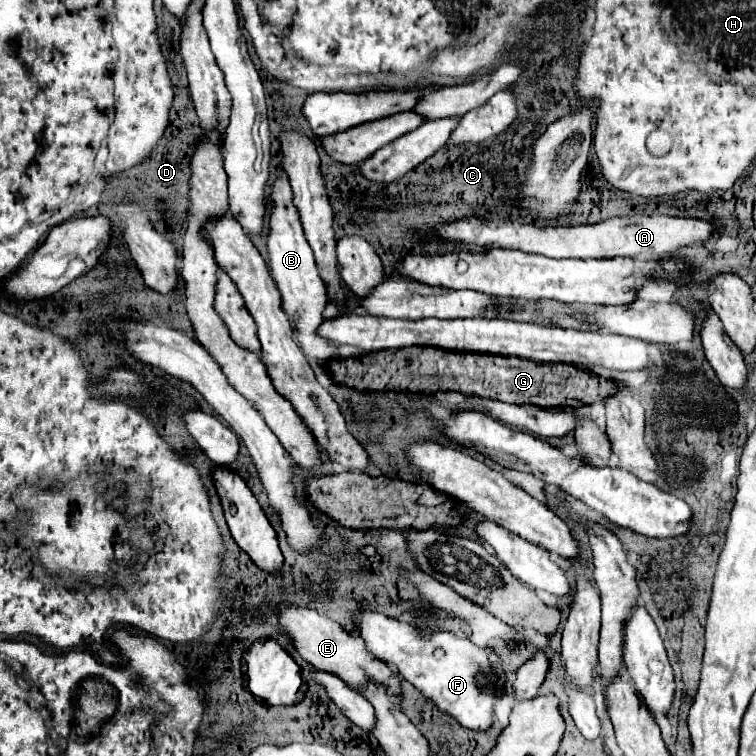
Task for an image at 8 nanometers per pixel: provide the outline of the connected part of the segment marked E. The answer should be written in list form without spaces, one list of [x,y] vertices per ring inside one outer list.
[[[281,606],[279,610],[281,610],[281,614],[279,614],[281,628],[285,628],[291,634],[297,652],[307,662],[311,662],[317,670],[333,672],[335,676],[339,676],[345,684],[349,684],[355,690],[363,688],[367,682],[375,680],[377,684],[385,686],[389,696],[401,694],[399,676],[383,660],[379,660],[365,648],[365,642],[361,640],[361,636],[345,632],[337,622],[333,622],[327,616],[321,616],[317,610],[309,610],[303,606]]]

